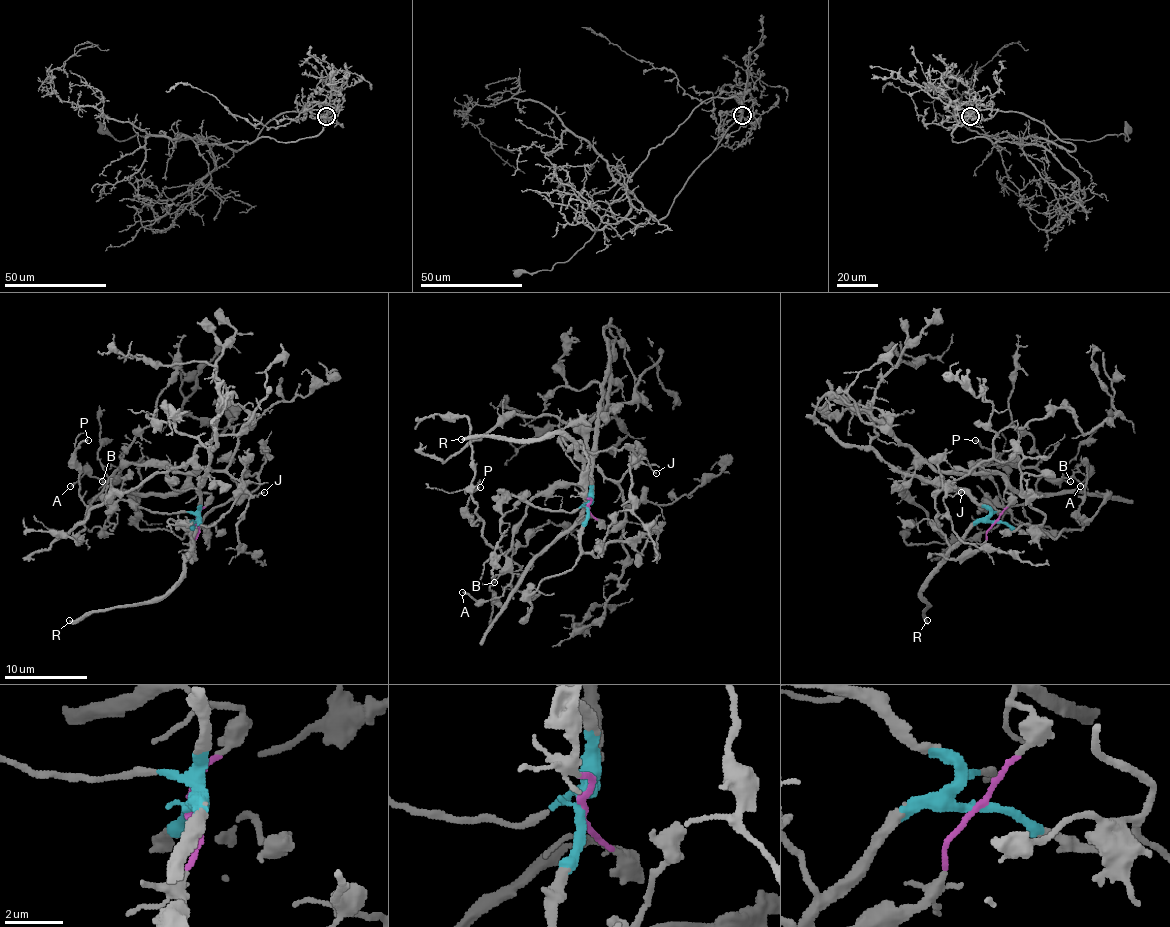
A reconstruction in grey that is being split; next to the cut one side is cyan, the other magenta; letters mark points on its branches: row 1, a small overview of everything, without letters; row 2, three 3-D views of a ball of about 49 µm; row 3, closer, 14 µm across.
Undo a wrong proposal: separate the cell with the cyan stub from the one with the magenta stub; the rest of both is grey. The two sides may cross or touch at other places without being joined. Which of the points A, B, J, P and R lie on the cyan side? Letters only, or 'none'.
R

